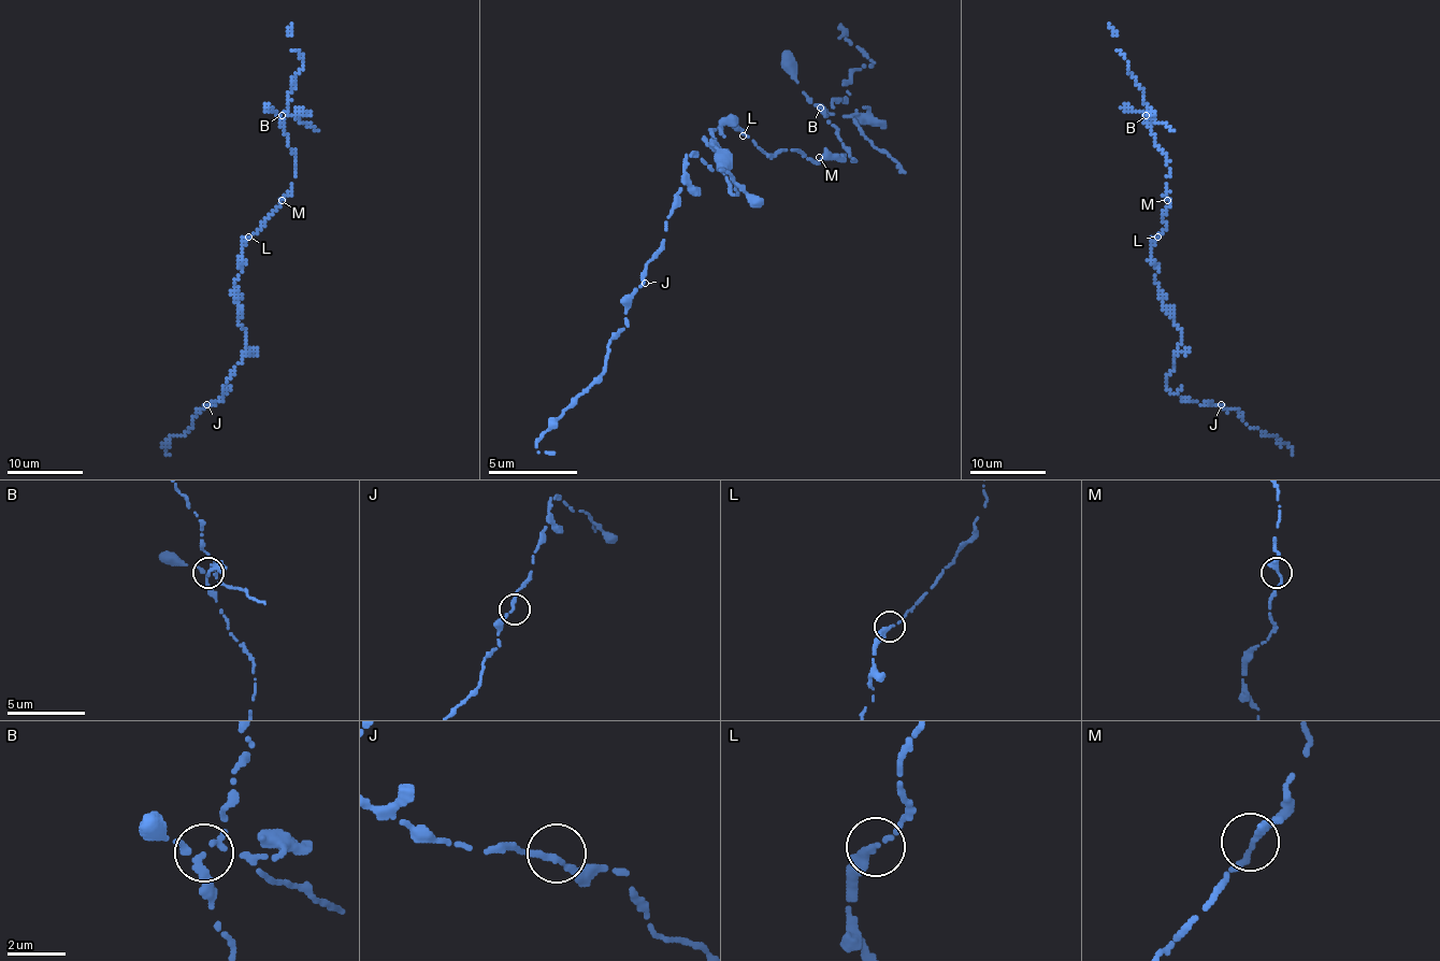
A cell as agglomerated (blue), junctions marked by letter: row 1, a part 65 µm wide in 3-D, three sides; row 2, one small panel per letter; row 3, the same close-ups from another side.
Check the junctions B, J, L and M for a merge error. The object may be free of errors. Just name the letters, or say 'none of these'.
B

